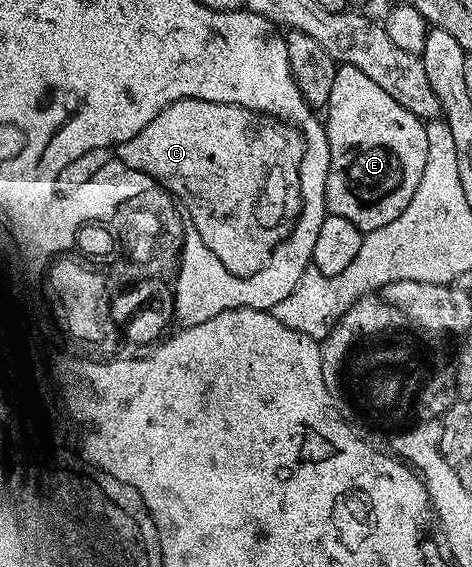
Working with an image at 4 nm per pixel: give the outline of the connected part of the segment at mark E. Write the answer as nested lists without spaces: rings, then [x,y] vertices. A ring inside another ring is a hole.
[[[342,64],[339,65],[336,72],[336,80],[332,80],[332,96],[324,108],[324,125],[328,136],[328,148],[330,149],[330,171],[328,172],[328,184],[326,185],[327,211],[333,217],[343,218],[352,224],[356,224],[356,228],[363,232],[384,228],[384,224],[392,224],[392,220],[396,220],[396,216],[400,216],[400,212],[404,212],[404,208],[408,208],[412,196],[416,196],[416,188],[420,188],[420,180],[424,176],[424,164],[428,164],[426,122],[410,112],[408,108],[398,104],[392,96],[388,96],[388,93],[380,88],[380,85],[374,83],[372,76],[364,76],[364,72],[360,72],[360,68]]]

